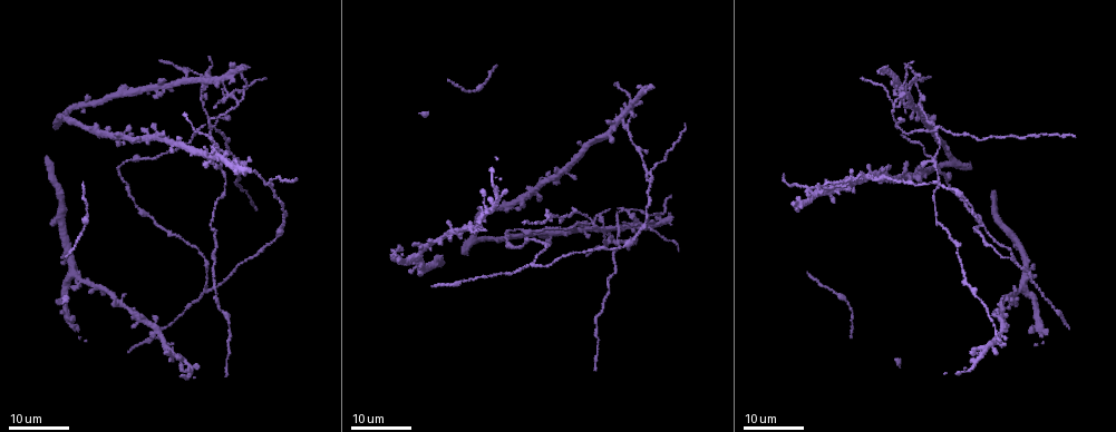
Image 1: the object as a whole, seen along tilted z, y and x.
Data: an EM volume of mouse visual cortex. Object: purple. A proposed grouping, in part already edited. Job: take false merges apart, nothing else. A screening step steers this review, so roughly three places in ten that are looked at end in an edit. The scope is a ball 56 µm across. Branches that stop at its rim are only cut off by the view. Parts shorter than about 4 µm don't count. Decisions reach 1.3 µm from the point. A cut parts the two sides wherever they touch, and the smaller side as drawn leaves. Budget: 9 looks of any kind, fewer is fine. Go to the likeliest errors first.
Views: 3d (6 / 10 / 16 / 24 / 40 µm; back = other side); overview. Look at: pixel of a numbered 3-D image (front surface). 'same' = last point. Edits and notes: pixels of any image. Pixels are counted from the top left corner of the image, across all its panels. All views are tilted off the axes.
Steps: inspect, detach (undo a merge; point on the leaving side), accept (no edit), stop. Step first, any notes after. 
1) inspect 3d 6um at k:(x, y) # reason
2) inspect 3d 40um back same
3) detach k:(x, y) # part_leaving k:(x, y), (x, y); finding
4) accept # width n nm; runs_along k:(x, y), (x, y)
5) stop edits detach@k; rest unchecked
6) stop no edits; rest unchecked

inspect 3d 24um at 1:(905, 95) # three arms meet

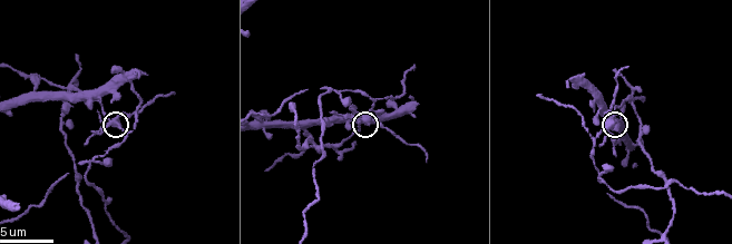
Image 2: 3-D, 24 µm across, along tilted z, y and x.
inspect 3d 10um at 2:(368, 124)

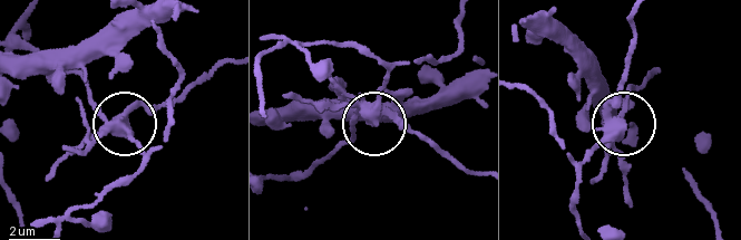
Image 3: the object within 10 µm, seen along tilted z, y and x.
detach 3:(617, 157) # side_arm 8 um; arms 3; two neurons meet here

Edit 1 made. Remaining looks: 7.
inspect 3d 6um at 2:(329, 89) # looks like a crossing

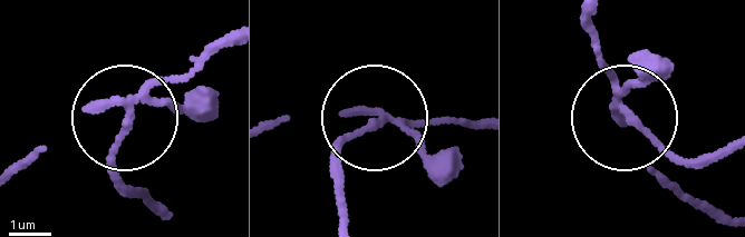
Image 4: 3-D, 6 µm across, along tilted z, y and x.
detach 4:(112, 178) # part_leaving 4:(129, 128), (115, 175), (128, 196), (153, 200); two neurons meet here

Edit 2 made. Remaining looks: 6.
inspect overview

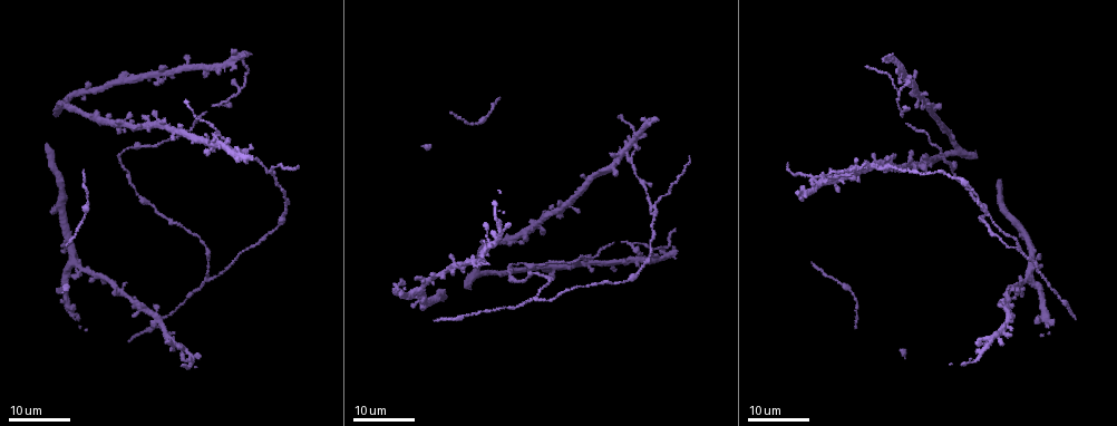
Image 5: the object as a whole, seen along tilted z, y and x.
inspect 3d 24um at 5:(453, 264) # looks like a crossing

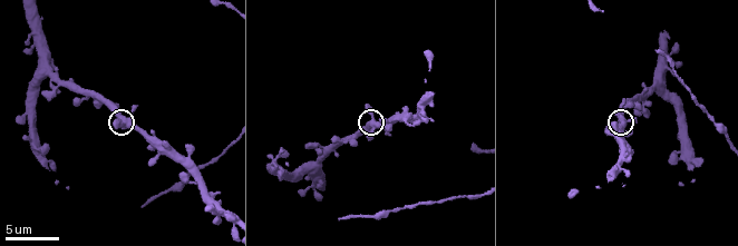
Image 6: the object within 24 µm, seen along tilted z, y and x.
inspect 3d 10um at 6:(125, 123)

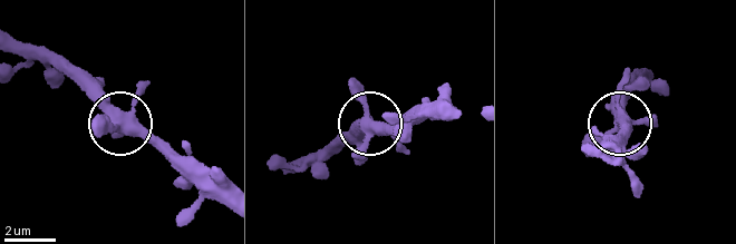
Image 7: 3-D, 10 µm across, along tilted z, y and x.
accept # runs_along 7:(18, 44), (42, 55), (183, 163); all the same neuron

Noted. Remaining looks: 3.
inspect 3d 16um at 5:(887, 164) # branch point

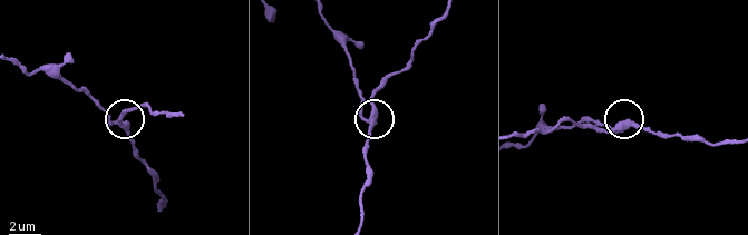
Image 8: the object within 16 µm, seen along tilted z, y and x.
inspect 3d 10um at 8:(373, 121) # closer look

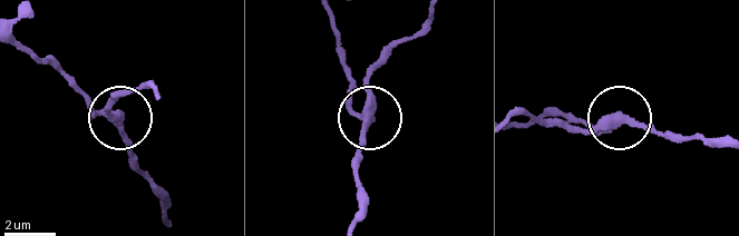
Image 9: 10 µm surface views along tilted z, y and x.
accept # runs_along 9:(18, 46), (49, 59), (91, 114), (120, 115), (112, 97); all the same neuron

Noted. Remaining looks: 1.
stop edits detach@3, detach@4; rest unchecked

